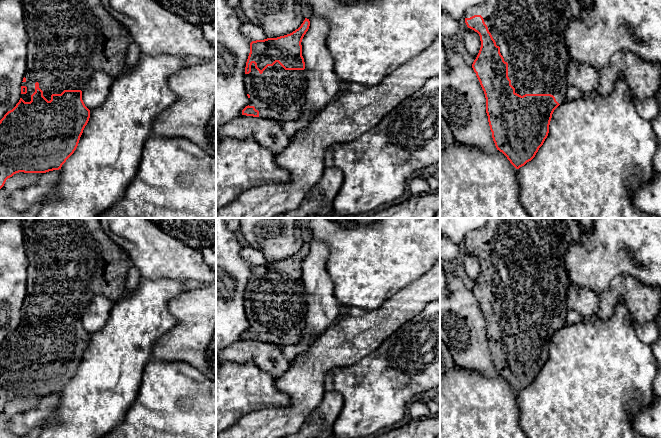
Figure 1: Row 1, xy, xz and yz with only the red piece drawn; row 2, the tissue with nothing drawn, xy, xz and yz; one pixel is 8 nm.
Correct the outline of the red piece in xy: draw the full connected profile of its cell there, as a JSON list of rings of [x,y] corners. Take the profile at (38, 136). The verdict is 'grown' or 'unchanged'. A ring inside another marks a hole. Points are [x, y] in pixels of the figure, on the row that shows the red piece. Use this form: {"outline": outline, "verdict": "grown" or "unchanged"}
{"outline": [[[22,0],[29,36],[26,72],[21,98],[0,120],[0,189],[6,180],[19,172],[46,173],[61,169],[76,150],[90,118],[82,100],[82,87],[94,71],[103,71],[113,79],[126,68],[126,54],[133,43],[129,31],[103,6],[101,0]]], "verdict": "grown"}

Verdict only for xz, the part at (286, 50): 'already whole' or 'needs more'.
needs more

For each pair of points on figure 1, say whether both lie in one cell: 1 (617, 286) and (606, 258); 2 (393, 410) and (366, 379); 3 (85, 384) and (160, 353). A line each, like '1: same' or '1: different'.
1: different
2: same
3: different

